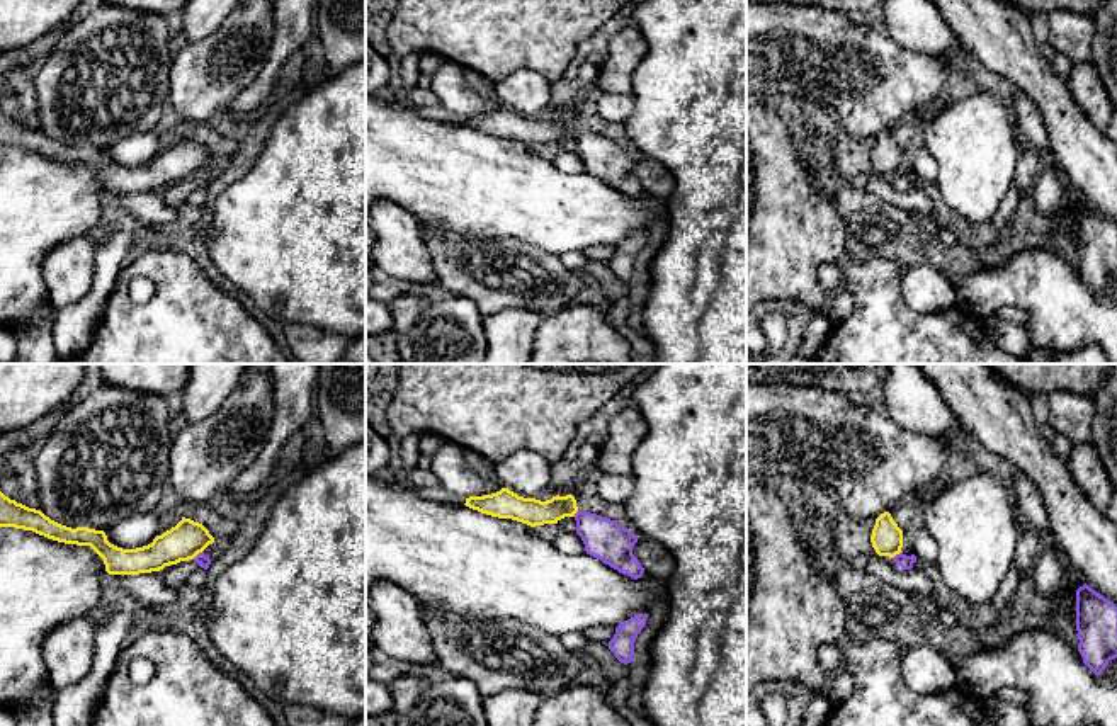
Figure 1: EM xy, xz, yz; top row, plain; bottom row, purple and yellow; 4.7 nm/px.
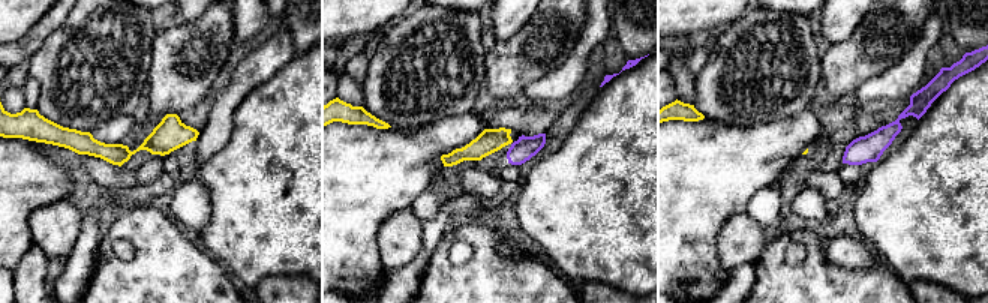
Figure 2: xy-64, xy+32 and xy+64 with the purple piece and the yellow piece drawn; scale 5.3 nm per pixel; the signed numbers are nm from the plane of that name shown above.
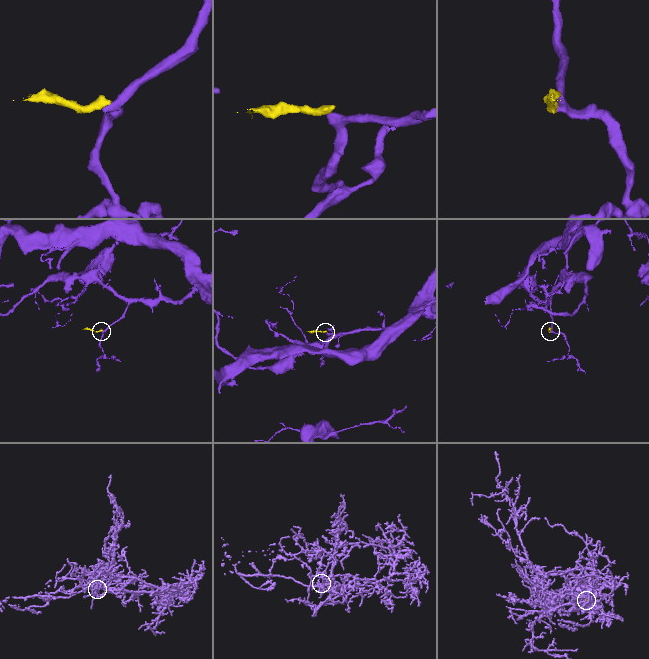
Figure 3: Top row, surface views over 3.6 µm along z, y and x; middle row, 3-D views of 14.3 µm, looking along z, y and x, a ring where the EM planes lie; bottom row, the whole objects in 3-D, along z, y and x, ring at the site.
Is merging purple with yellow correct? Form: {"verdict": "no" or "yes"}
{"verdict": "no"}

